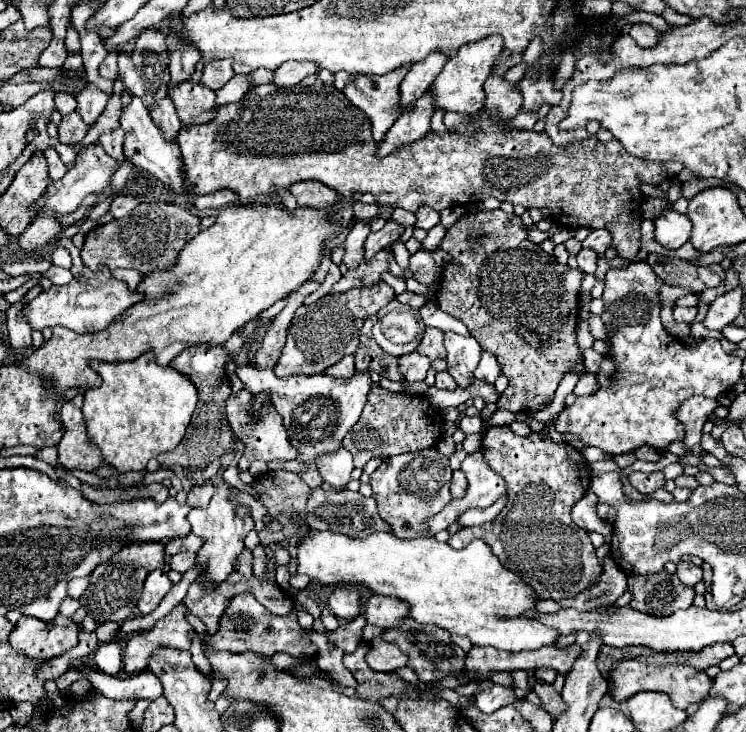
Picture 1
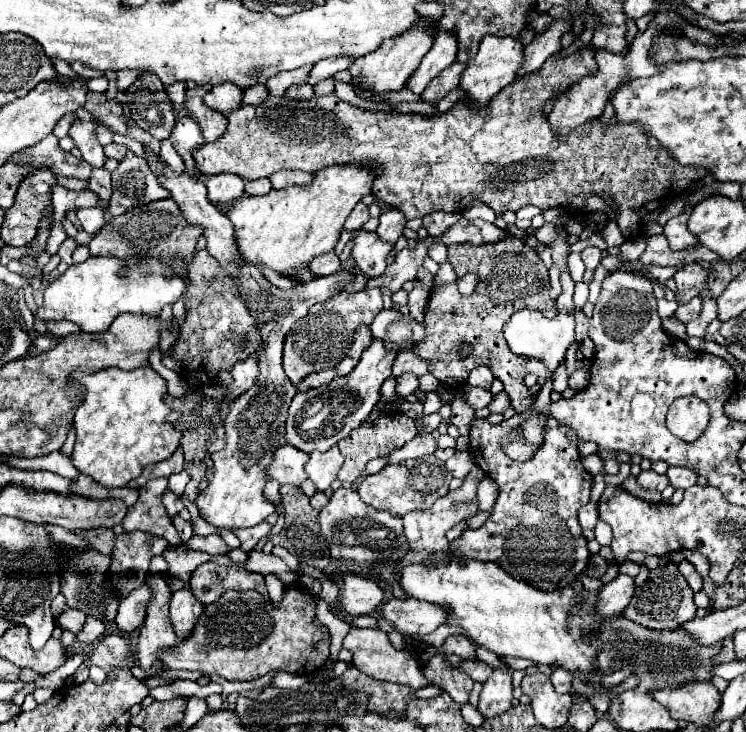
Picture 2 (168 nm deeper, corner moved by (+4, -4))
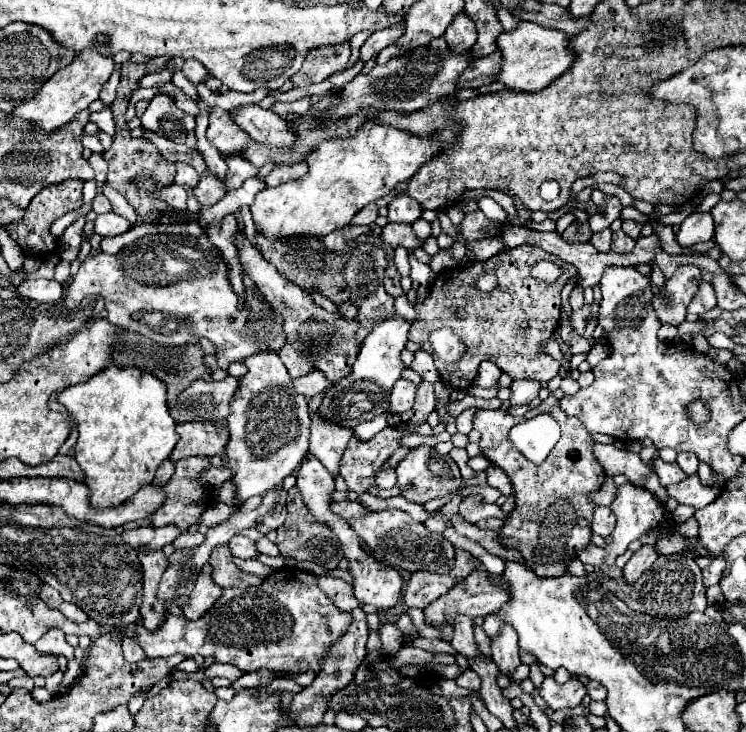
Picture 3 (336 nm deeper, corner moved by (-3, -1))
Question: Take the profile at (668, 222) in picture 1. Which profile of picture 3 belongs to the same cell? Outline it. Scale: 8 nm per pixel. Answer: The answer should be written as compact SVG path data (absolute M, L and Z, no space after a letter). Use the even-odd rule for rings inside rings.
M693 212L683 224L677 234L677 242L681 246L695 246L701 242L709 242L713 238L713 218L711 214Z

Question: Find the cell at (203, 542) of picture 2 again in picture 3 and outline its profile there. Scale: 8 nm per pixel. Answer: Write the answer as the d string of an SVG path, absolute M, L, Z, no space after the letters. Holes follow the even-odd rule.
M233 536L229 540L229 546L231 546L231 552L241 560L249 560L249 558L257 558L259 556L259 550L255 548L255 542L251 542L245 536Z

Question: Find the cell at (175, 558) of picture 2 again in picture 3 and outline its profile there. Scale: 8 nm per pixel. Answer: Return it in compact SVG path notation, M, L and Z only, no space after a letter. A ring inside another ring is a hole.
M185 532L185 534L181 534L181 536L173 542L173 546L175 546L175 548L195 548L195 546L203 544L203 540L205 540L205 536L203 536L201 532L195 532L195 534Z

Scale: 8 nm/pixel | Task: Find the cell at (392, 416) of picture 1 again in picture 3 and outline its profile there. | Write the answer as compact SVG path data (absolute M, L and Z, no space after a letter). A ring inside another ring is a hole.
M383 428L375 438L369 442L361 442L357 438L351 438L343 458L339 476L343 476L347 488L351 492L367 492L369 486L375 486L375 472L383 466L383 462L399 448L399 440L403 434L409 434L411 430L395 430L395 428Z

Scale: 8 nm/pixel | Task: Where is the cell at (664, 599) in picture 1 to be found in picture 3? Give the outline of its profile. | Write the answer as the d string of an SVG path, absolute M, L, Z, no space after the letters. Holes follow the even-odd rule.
M669 554L659 556L655 560L655 566L645 570L641 578L635 584L627 584L625 578L603 578L601 574L595 576L595 580L603 582L613 594L619 594L619 598L635 612L643 612L657 618L683 618L695 610L703 612L707 608L707 596L705 586L701 582L701 568L695 564L693 558L687 558L683 554Z

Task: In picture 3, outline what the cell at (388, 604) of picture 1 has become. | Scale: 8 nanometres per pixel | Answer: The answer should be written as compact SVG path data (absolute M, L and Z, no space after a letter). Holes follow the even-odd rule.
M481 568L469 574L459 586L449 590L443 598L435 600L425 610L425 618L431 624L445 624L447 618L455 618L457 612L469 618L487 616L499 610L499 606L503 606L507 598L511 598L509 590L503 590L503 586L495 586L487 570L483 578L483 568Z

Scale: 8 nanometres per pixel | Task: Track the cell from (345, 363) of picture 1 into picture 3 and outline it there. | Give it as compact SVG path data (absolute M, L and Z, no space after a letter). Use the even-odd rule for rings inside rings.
M311 370L311 374L305 374L303 378L295 378L293 388L303 396L313 398L315 394L321 394L327 388L327 378L319 370Z

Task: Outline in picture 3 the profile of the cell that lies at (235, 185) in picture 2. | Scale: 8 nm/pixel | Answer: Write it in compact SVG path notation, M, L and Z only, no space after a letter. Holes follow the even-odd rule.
M233 156L231 160L227 160L227 166L229 166L229 176L225 180L227 190L235 190L247 178L257 176L257 168L251 162L247 162L247 158L243 158L243 156Z

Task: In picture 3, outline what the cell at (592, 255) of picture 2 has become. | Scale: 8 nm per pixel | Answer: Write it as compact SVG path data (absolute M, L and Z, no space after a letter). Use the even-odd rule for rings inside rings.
M605 228L605 230L601 230L601 232L597 232L597 234L593 234L593 238L591 238L591 244L599 250L599 252L609 252L611 248L611 228Z

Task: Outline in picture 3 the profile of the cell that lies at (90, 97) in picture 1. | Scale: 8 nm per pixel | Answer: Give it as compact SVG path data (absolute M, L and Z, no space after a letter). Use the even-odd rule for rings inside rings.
M93 154L91 158L89 158L89 164L91 164L91 168L95 170L95 180L97 180L97 184L101 186L101 184L105 184L105 176L107 176L107 162L103 160L103 156L101 154Z

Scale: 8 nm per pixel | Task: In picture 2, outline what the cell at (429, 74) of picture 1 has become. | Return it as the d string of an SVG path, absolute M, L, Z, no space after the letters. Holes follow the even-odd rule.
M438 33L434 37L434 45L432 49L424 55L422 63L418 65L418 69L408 77L408 83L406 83L406 89L420 95L426 85L442 71L446 69L448 65L454 63L456 59L456 51L458 51L458 45L456 45L456 39L452 33Z

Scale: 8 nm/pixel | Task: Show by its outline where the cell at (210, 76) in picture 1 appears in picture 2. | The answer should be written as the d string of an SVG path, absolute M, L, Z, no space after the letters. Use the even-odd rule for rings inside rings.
M230 81L220 83L220 85L212 85L210 91L204 95L206 105L212 107L212 109L222 111L224 115L238 109L240 99L242 99L242 89L238 89L238 85L232 85Z

